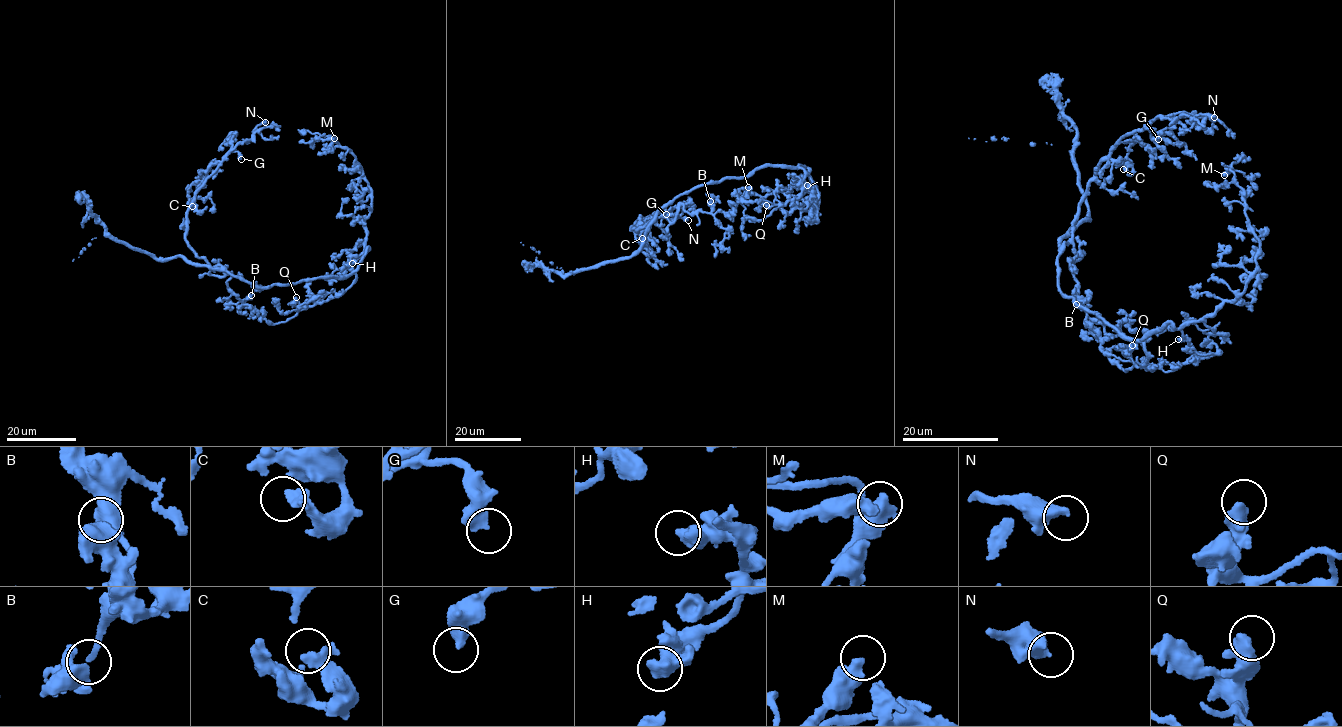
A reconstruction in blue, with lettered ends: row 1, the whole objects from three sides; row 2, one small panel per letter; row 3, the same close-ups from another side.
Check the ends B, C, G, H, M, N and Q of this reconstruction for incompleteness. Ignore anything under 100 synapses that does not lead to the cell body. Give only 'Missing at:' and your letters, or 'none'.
Missing at: N, Q

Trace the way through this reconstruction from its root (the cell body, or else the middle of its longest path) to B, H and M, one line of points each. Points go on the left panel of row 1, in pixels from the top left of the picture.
B: (283, 284), (256, 288), (218, 264), (209, 266), (212, 274), (231, 275), (227, 287), (238, 298), (251, 295)
H: (283, 284), (351, 274), (358, 268), (367, 247), (352, 263)
M: (283, 284), (349, 274), (366, 254), (364, 224), (371, 189), (356, 156), (330, 135), (320, 138), (334, 138)

